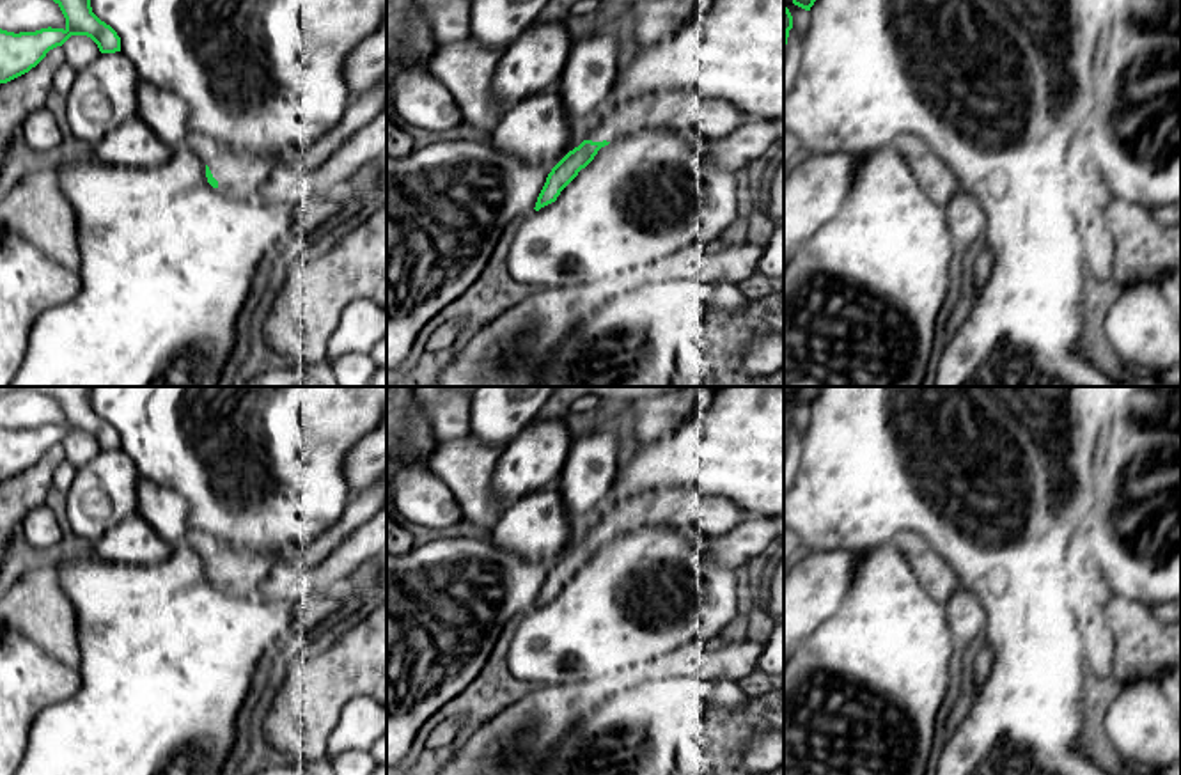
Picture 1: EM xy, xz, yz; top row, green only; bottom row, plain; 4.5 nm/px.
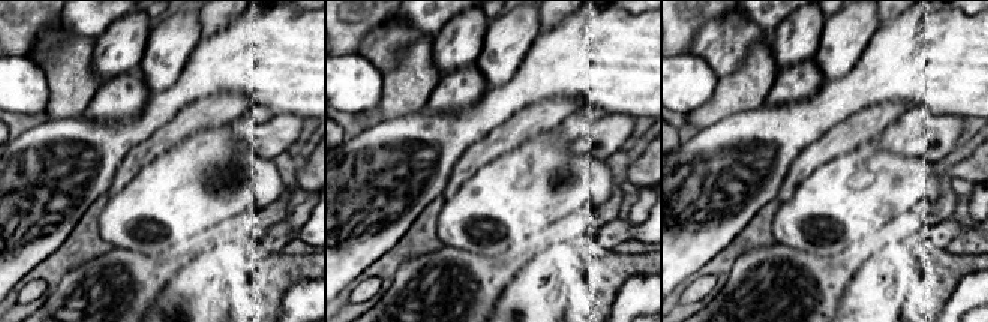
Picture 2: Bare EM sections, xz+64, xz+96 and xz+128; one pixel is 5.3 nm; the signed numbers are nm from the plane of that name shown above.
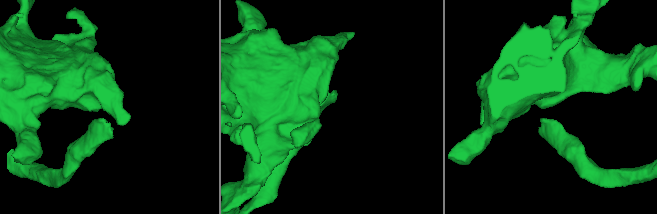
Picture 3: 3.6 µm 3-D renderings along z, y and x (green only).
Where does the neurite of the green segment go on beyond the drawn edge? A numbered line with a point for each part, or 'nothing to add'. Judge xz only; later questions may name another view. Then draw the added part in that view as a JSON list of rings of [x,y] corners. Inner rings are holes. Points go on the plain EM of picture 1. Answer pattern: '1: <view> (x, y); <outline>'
1: xz (687, 509); [[[661,489],[628,505],[615,505],[590,528],[587,537],[612,541],[640,527],[674,527],[723,536],[747,518],[729,498],[688,489]]]

